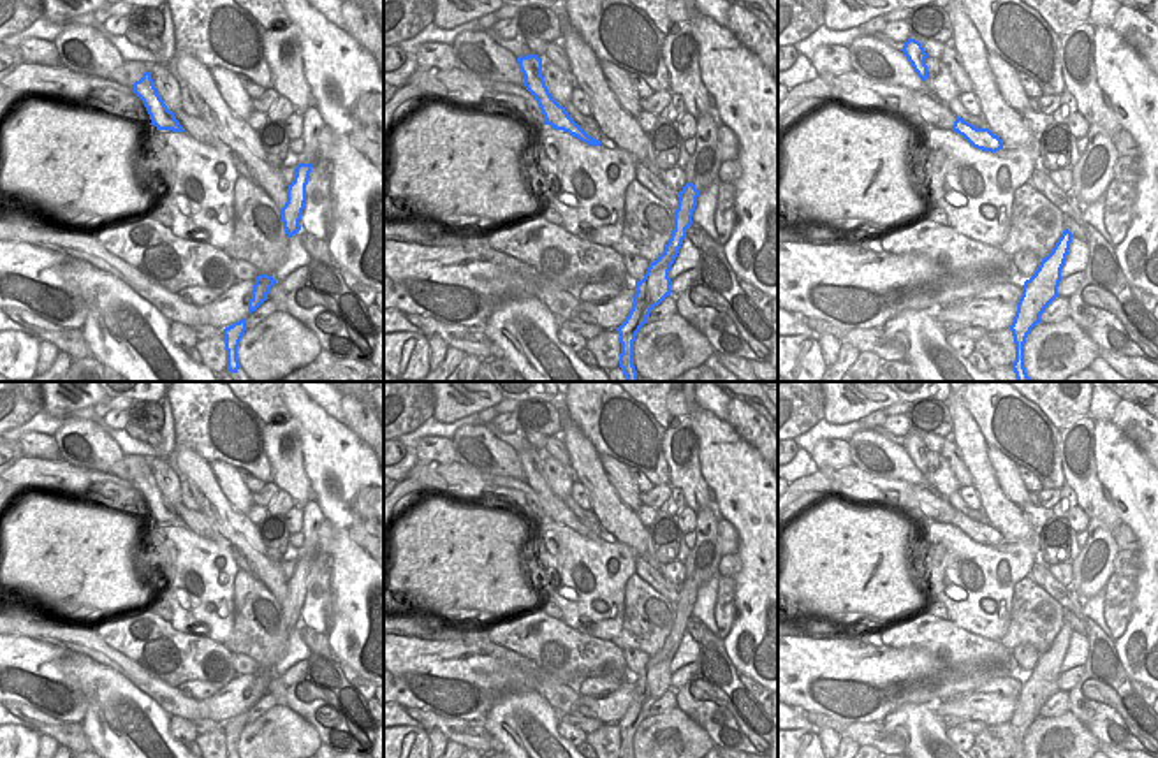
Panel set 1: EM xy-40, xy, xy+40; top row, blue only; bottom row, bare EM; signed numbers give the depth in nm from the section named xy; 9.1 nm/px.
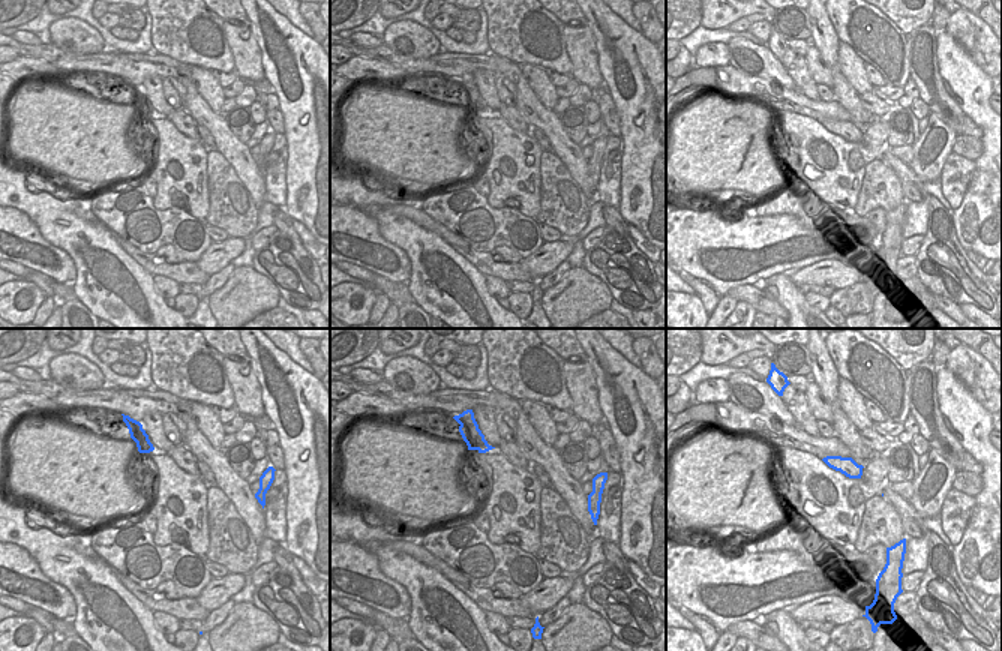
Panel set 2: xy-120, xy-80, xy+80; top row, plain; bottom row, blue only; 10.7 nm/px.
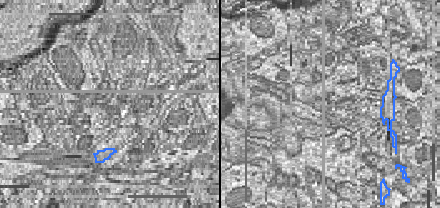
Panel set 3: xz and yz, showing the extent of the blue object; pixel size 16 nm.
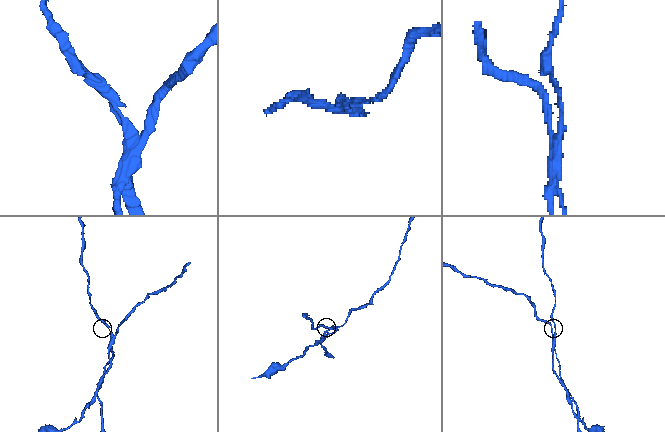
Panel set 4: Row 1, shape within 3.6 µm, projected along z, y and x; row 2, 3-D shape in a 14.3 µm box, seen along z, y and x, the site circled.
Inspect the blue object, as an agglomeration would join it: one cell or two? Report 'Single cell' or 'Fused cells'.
Fused cells

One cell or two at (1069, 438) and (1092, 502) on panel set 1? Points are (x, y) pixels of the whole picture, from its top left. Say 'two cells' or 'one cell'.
one cell

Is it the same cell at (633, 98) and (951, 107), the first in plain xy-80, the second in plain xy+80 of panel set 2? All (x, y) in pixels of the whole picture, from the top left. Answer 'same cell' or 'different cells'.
different cells

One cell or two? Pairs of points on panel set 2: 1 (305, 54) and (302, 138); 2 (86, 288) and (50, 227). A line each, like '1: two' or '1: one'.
1: one
2: one

